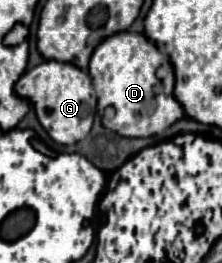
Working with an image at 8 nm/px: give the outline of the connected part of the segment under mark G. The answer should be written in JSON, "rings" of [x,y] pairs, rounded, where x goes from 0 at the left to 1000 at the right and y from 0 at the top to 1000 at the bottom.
{"rings":[[[207,228],[90,289],[72,350],[153,403],[180,471],[243,540],[342,548],[405,502],[432,426],[432,350],[414,297],[378,266],[297,236]]]}

